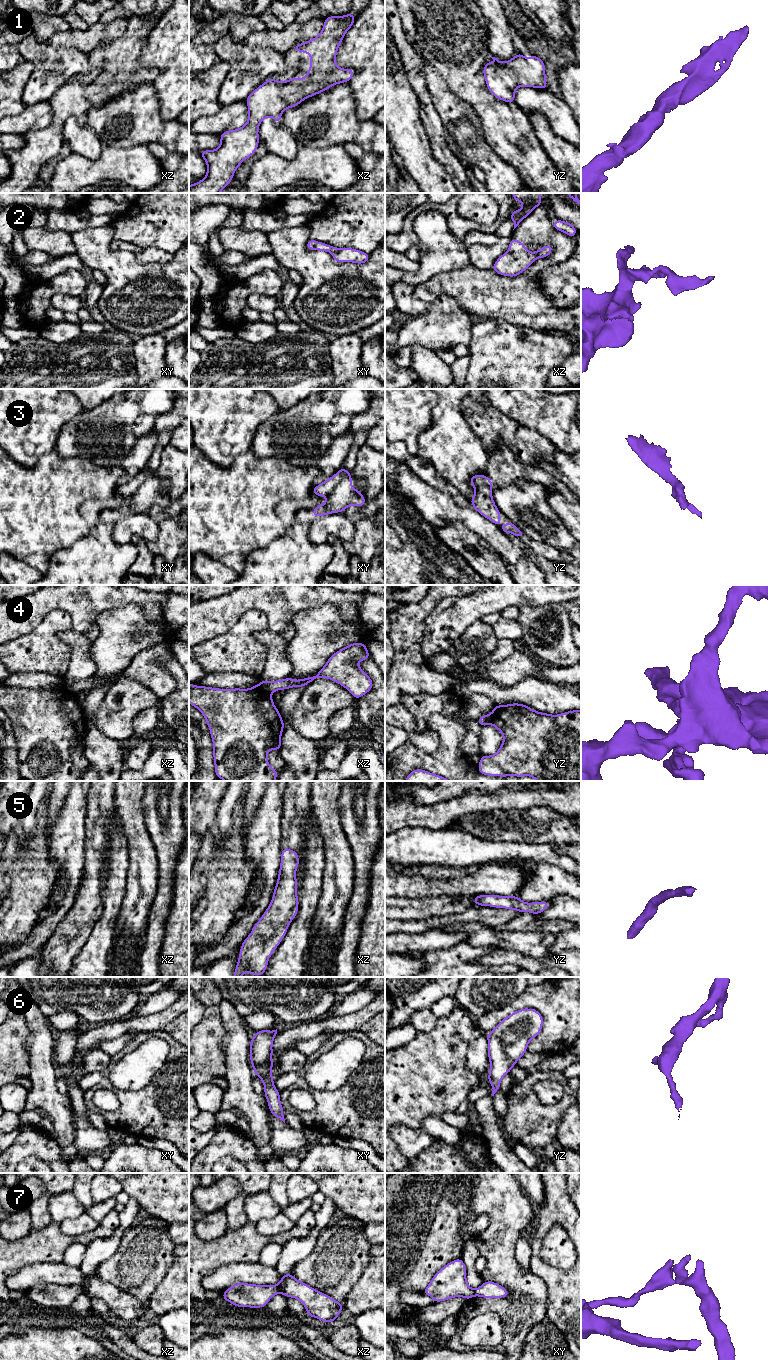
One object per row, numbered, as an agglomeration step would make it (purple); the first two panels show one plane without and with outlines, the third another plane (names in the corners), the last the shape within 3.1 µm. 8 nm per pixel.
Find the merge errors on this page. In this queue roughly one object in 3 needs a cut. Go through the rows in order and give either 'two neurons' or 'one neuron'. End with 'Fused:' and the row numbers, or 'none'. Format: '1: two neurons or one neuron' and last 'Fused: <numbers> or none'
1: one neuron
2: one neuron
3: two neurons
4: two neurons
5: one neuron
6: one neuron
7: two neurons
Fused: 3, 4, 7

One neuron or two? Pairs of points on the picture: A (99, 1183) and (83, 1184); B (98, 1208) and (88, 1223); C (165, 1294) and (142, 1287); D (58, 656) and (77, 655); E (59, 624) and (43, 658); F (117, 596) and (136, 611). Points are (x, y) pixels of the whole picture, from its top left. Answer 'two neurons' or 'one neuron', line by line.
A: two neurons
B: two neurons
C: two neurons
D: two neurons
E: one neuron
F: two neurons

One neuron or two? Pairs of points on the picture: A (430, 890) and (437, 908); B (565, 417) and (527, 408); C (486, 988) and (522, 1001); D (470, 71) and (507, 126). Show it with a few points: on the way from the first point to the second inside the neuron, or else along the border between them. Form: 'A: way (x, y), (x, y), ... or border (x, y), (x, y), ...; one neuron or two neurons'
A: border (456, 896), (409, 898); two neurons
B: way (556, 417), (541, 413), (536, 409); one neuron
C: border (527, 987), (515, 999), (494, 1010); two neurons
D: way (470, 85), (493, 112); one neuron

